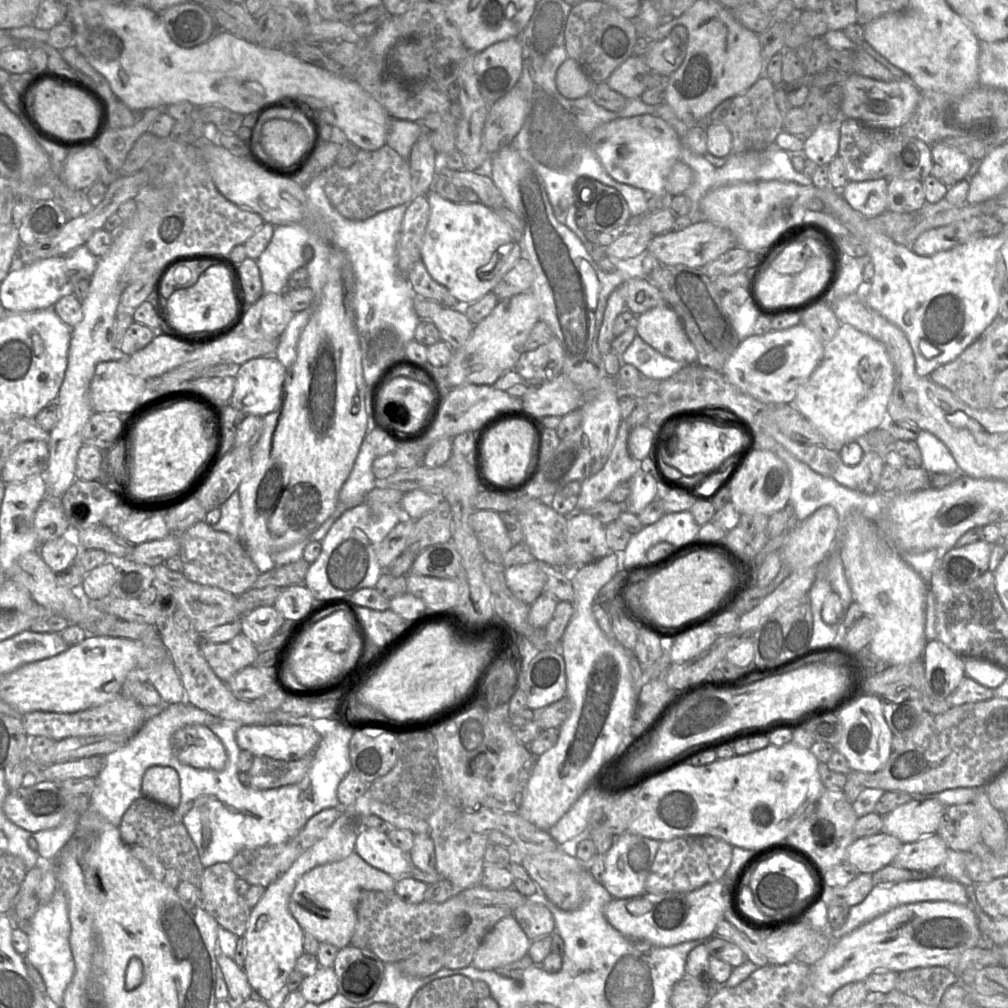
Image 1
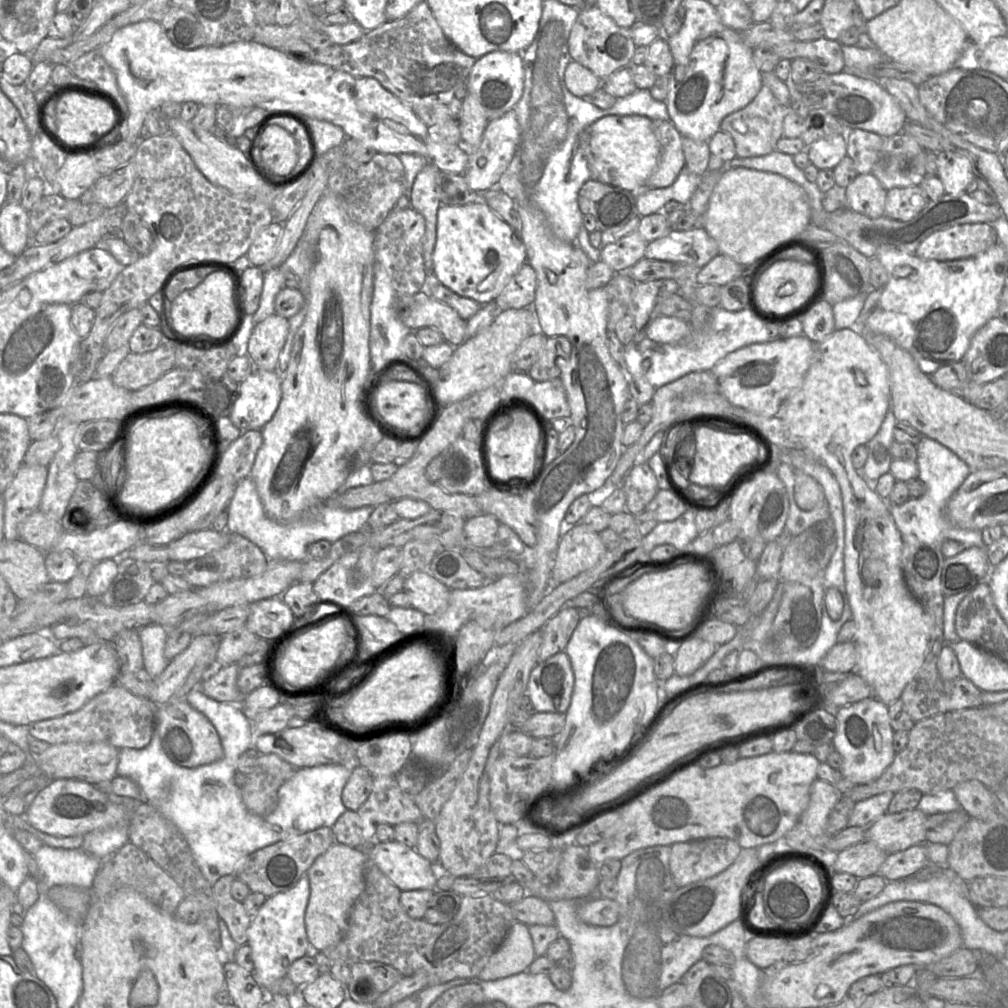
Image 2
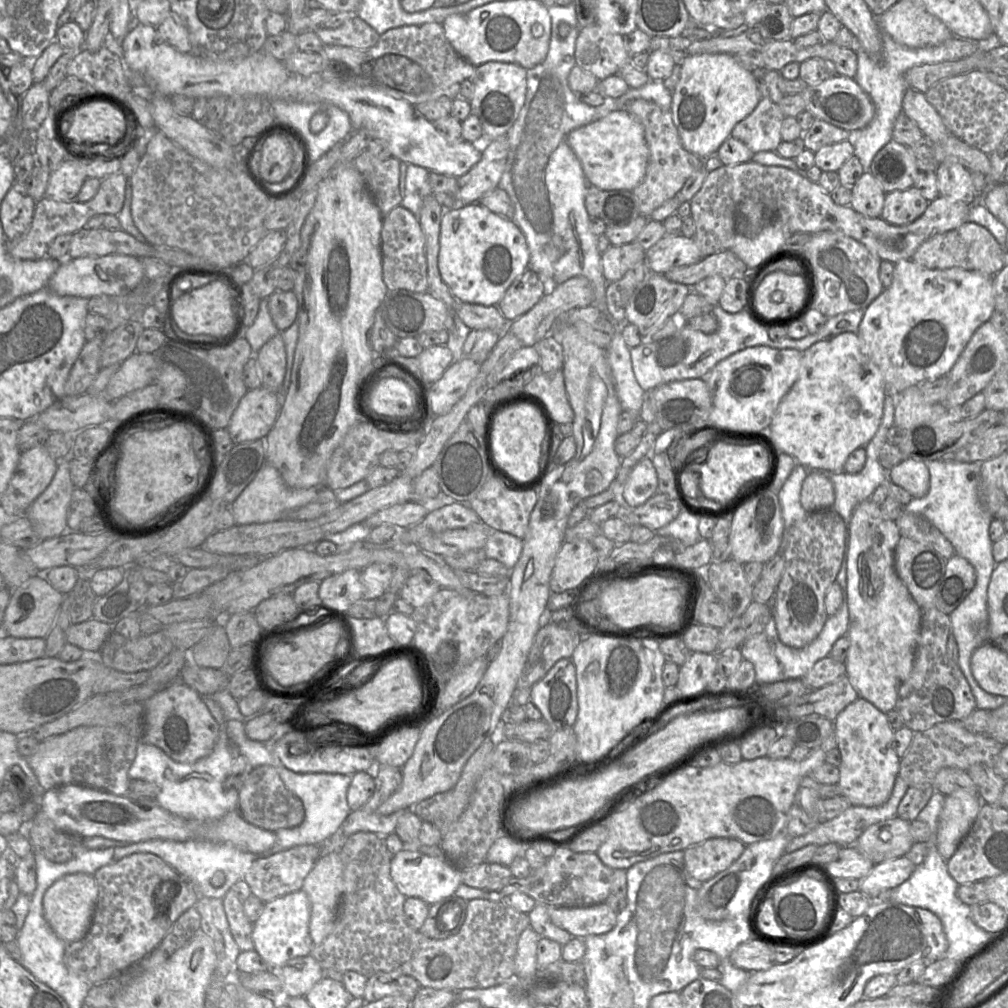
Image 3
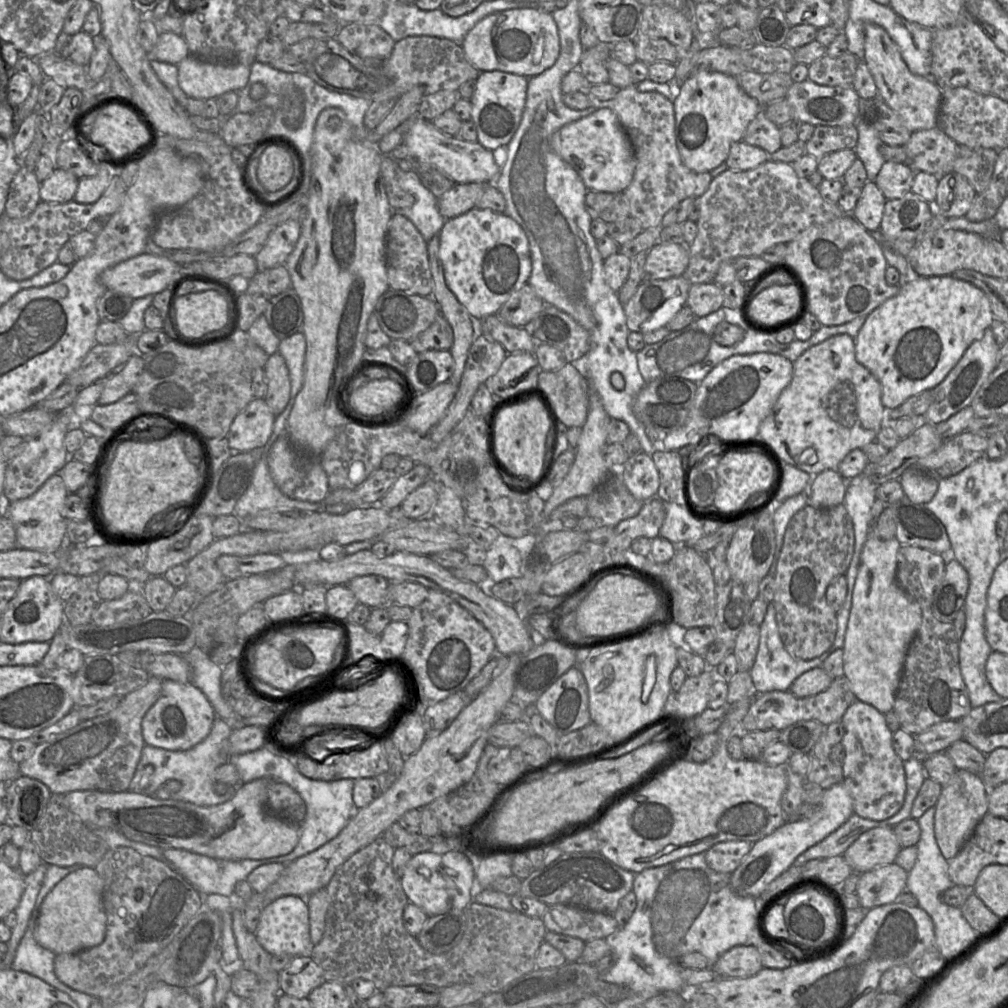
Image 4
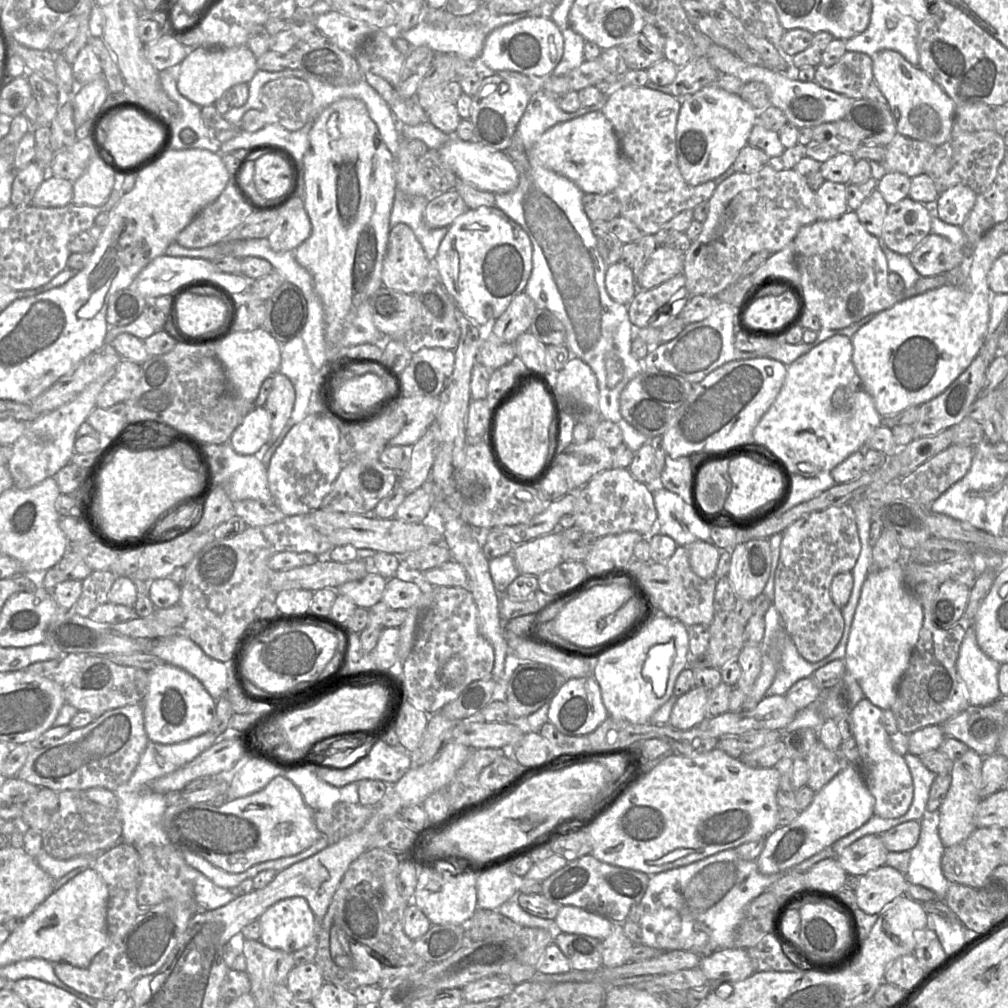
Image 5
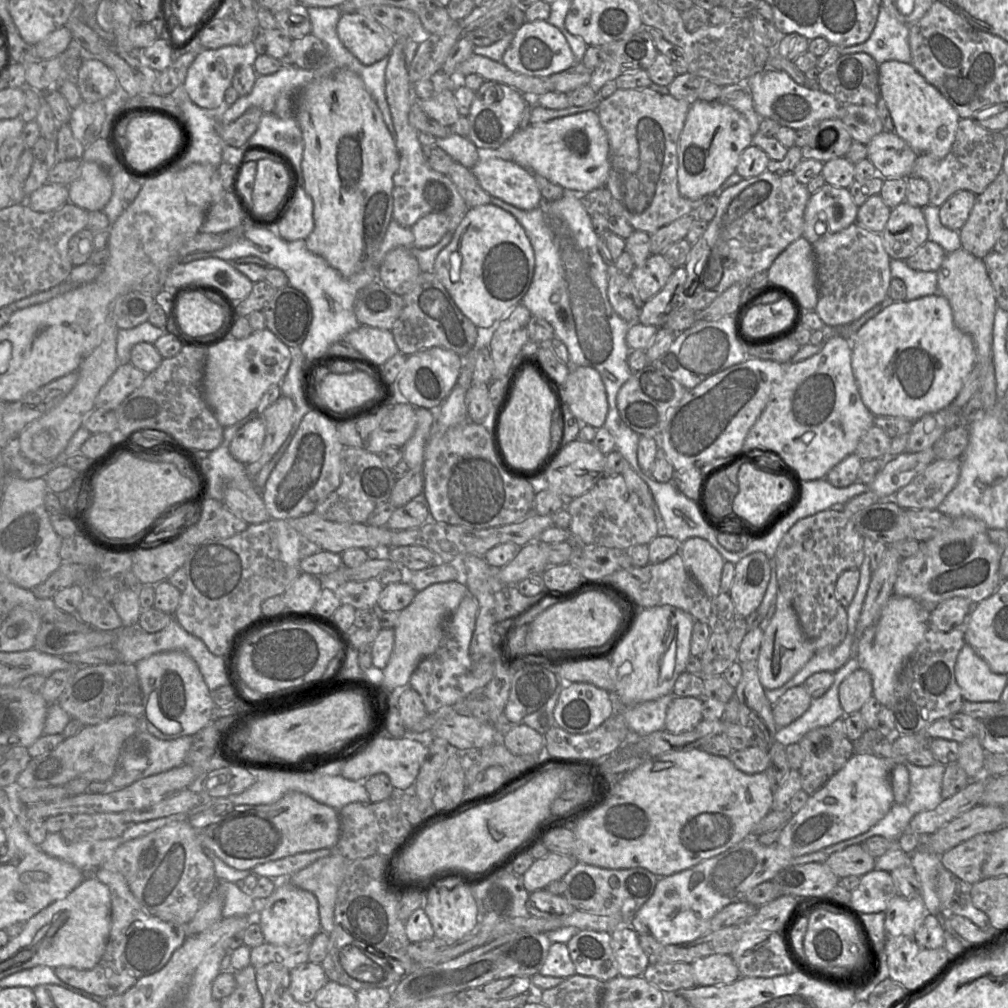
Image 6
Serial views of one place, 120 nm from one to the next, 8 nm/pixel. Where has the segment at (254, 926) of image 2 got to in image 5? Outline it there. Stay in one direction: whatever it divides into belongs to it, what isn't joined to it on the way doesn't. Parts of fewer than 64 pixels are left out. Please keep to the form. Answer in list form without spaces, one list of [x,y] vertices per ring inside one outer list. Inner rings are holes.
[[[303,897],[280,900],[258,919],[259,940],[271,949],[293,953],[317,941],[315,915]]]

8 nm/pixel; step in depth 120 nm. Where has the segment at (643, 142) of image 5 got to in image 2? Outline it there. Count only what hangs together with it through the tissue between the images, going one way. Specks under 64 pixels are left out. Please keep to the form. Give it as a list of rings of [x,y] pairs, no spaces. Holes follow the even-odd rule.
[[[653,120],[652,127],[660,145],[658,165],[644,185],[630,191],[634,198],[648,189],[672,185],[685,166],[682,135],[671,120]]]

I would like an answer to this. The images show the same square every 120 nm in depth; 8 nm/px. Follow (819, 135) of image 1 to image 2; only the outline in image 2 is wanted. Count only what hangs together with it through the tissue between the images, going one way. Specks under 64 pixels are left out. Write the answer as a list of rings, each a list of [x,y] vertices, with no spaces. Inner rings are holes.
[[[842,135],[819,139],[806,147],[810,162],[819,170],[832,169],[847,156],[847,142]]]

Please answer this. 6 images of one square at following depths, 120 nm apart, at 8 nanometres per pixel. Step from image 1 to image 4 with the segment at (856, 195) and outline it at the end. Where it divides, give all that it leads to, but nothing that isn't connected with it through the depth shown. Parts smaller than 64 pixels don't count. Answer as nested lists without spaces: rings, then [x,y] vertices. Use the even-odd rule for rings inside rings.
[[[867,181],[852,216],[870,233],[880,230],[886,198],[874,181]]]

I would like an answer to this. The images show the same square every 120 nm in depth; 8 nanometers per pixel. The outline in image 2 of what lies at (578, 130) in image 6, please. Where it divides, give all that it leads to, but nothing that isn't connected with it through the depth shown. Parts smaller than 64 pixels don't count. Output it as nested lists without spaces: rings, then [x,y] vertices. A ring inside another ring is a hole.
[[[640,115],[600,118],[579,135],[579,147],[588,163],[591,179],[628,191],[646,183],[660,157],[660,145],[653,131],[652,120]]]

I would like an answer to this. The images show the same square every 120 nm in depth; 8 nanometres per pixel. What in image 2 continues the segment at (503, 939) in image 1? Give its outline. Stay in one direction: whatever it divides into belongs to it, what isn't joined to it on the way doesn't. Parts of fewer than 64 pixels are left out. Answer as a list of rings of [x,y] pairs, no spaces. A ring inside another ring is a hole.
[[[515,921],[502,944],[479,973],[481,980],[497,980],[528,970],[536,955],[526,924]]]

